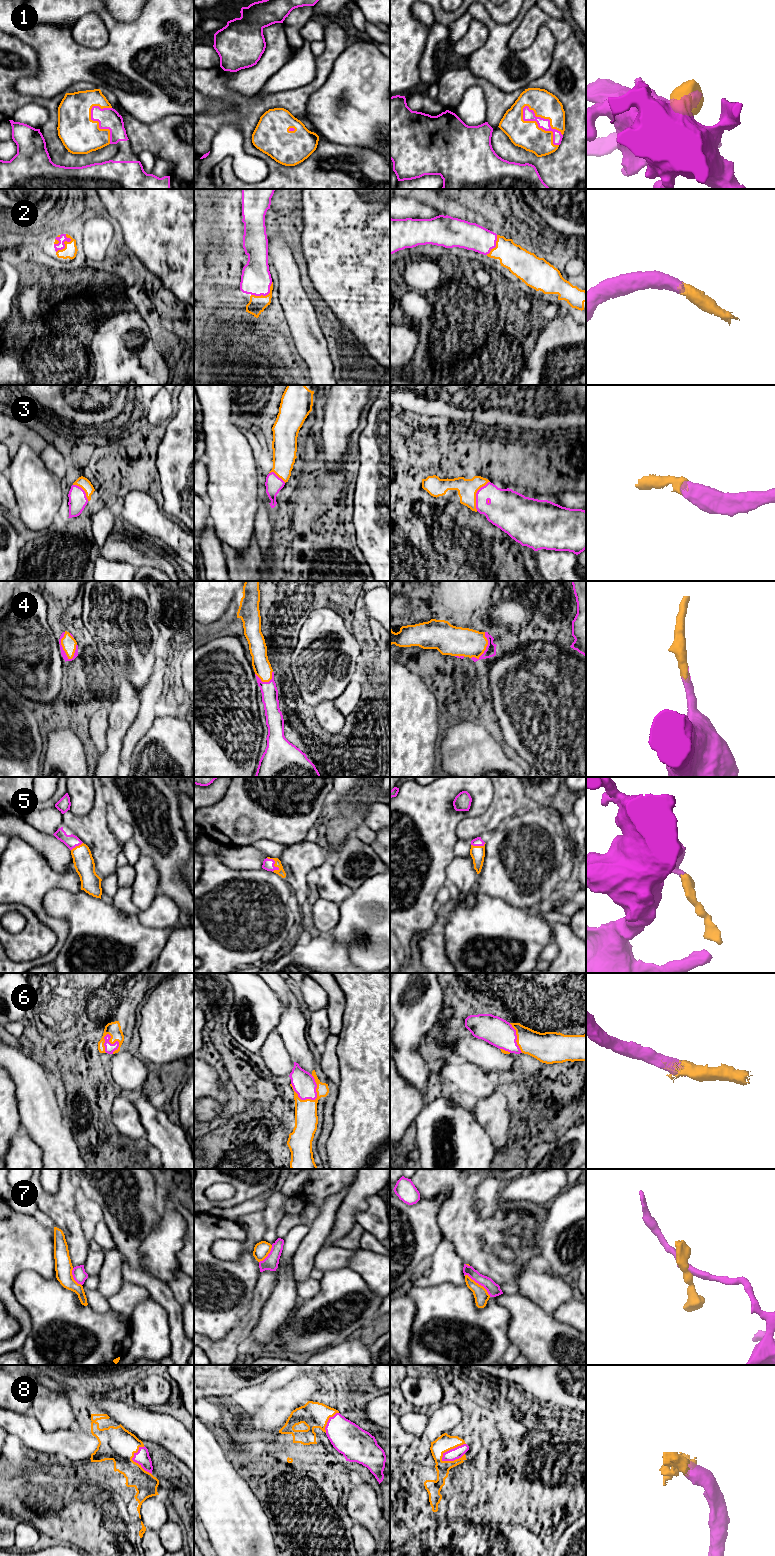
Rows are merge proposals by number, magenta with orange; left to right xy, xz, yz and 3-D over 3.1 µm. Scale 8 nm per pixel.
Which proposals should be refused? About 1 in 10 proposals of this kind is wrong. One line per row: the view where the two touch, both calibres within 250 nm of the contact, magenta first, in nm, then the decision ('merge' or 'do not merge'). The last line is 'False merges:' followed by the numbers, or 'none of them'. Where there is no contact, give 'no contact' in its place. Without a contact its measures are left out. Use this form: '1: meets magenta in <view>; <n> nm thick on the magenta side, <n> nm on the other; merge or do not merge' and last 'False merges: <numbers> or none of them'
1: meets magenta in yz; 100 nm thick on the magenta side, 220 nm on the other; merge
2: meets magenta in xy; 60 nm thick on the magenta side, 110 nm on the other; merge
3: meets magenta in yz; 280 nm thick on the magenta side, 160 nm on the other; merge
4: meets magenta in xy; 40 nm thick on the magenta side, 120 nm on the other; merge
5: meets magenta in xz; 100 nm thick on the magenta side, 60 nm on the other; merge
6: meets magenta in xz; 180 nm thick on the magenta side, 190 nm on the other; merge
7: meets magenta in yz; 110 nm thick on the magenta side, 120 nm on the other; do not merge
8: meets magenta in yz; 90 nm thick on the magenta side, 140 nm on the other; merge
False merges: 7

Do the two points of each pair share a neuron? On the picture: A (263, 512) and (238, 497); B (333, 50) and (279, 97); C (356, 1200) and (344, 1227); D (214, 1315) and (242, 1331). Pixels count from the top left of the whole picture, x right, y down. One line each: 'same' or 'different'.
A: different
B: same
C: same
D: different

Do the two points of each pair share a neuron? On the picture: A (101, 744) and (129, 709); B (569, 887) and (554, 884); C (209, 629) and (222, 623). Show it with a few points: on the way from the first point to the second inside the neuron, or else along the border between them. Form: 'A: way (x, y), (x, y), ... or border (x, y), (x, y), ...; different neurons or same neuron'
A: border (109, 715), (106, 731), (106, 749), (99, 754); different neurons
B: border (564, 881), (546, 900); different neurons
C: way (212, 629), (219, 625); same neuron

